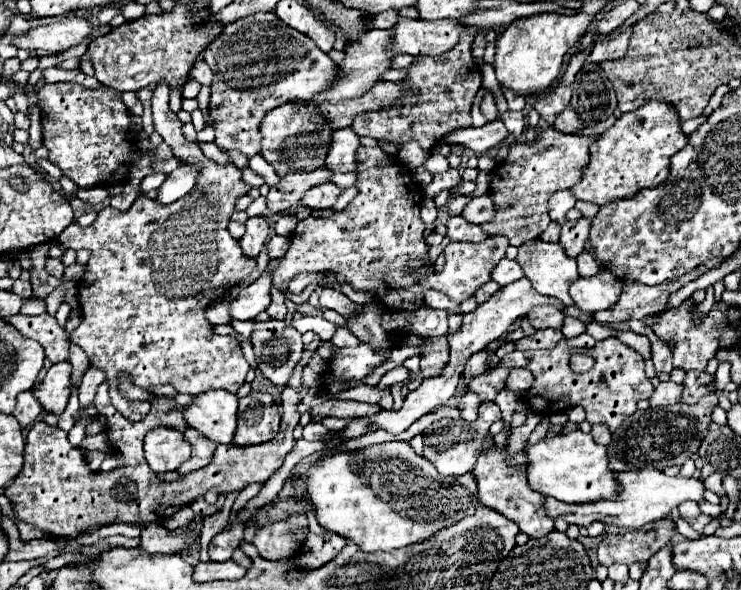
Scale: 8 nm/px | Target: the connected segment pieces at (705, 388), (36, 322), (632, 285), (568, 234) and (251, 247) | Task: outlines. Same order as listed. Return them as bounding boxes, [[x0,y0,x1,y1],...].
[[681,372,715,404],[5,312,69,364],[595,260,723,324],[559,216,591,256],[239,216,269,258]]

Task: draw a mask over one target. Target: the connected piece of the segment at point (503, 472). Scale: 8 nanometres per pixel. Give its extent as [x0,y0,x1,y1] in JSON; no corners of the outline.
[473,420,555,538]

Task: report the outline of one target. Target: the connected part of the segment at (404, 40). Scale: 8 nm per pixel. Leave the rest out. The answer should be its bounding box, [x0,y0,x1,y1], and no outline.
[391,18,469,56]

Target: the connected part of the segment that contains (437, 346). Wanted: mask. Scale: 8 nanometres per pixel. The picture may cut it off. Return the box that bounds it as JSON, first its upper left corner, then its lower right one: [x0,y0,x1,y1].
[419,336,449,378]

